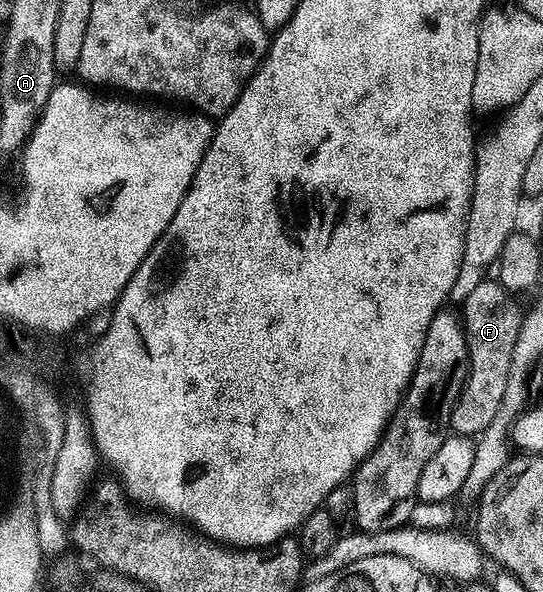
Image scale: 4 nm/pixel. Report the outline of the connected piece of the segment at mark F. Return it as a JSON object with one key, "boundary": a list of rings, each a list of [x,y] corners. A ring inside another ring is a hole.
{"boundary":[[[486,280],[479,284],[479,288],[475,288],[475,292],[471,292],[471,296],[467,296],[467,300],[460,307],[459,317],[465,327],[469,353],[469,374],[449,417],[449,425],[454,434],[479,436],[489,427],[491,420],[495,420],[503,404],[503,392],[507,392],[507,376],[511,372],[511,352],[515,352],[515,336],[519,336],[523,317],[522,309],[517,308],[516,302],[518,301],[514,295],[506,292],[500,282]]]}

